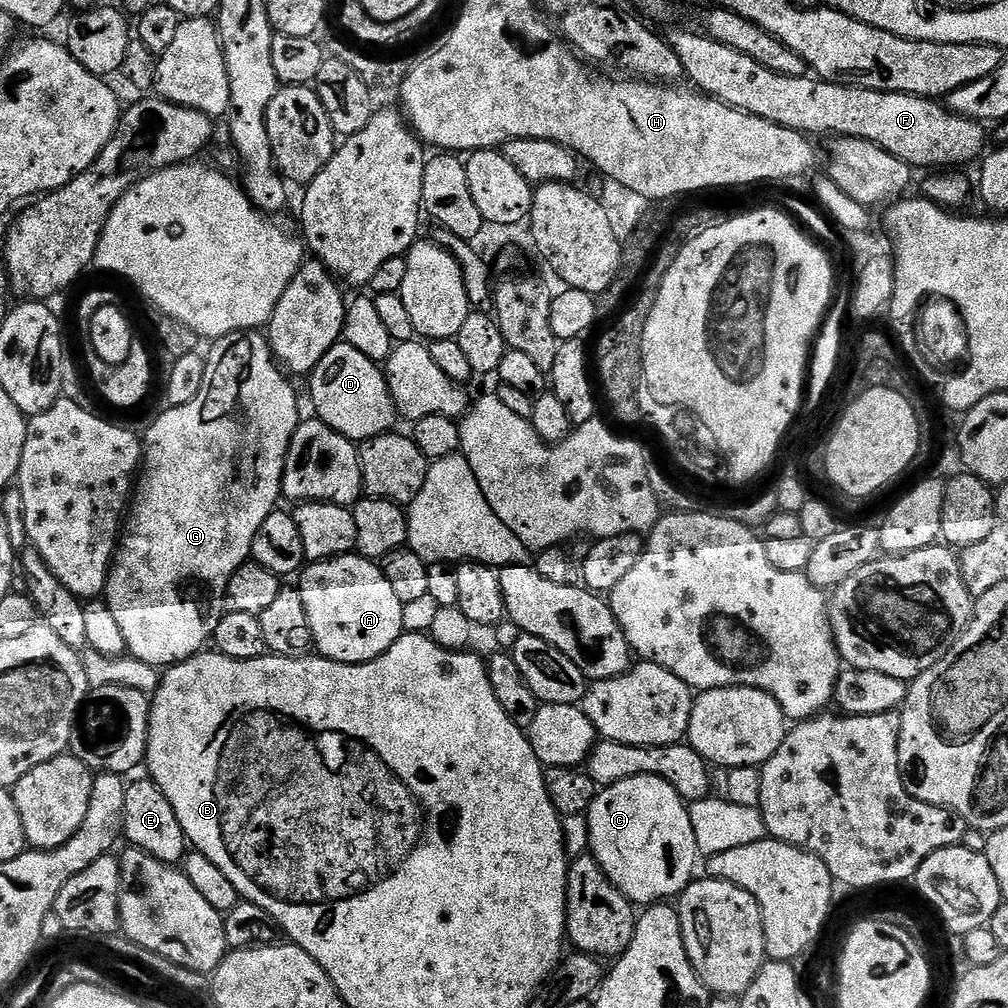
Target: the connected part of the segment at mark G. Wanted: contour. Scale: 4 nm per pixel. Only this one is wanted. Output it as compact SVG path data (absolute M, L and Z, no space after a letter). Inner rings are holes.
M256 330L231 332L220 337L211 347L212 349L206 352L206 382L202 382L198 398L194 398L194 402L186 402L186 406L165 407L164 413L149 426L148 433L143 433L142 467L138 472L138 483L130 496L130 507L122 524L122 535L119 537L118 547L108 570L108 582L102 593L103 599L108 601L110 611L118 621L118 627L126 637L127 655L161 670L180 664L191 656L205 651L214 630L218 630L218 622L226 611L230 578L234 578L234 574L242 565L249 563L254 546L254 534L258 534L258 526L267 524L269 518L277 511L276 503L281 503L280 487L284 473L284 459L290 450L290 438L302 419L296 388L291 384L293 381L277 364L276 357L272 354L272 347L268 345L267 335Z

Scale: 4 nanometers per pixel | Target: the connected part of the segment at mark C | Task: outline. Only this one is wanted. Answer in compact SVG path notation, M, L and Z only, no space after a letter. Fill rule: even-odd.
M657 776L626 778L614 786L600 788L587 813L591 855L618 891L636 906L651 906L671 901L692 883L696 872L698 853L694 842L694 826L690 826L688 804L678 790Z

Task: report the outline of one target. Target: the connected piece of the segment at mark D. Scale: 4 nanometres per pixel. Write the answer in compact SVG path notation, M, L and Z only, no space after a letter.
M341 342L331 348L318 362L318 366L310 374L312 380L312 404L316 407L315 415L326 426L338 430L338 434L348 437L353 442L372 440L375 436L391 433L398 421L398 413L394 406L394 398L388 393L388 382L381 365L356 350L354 346Z

